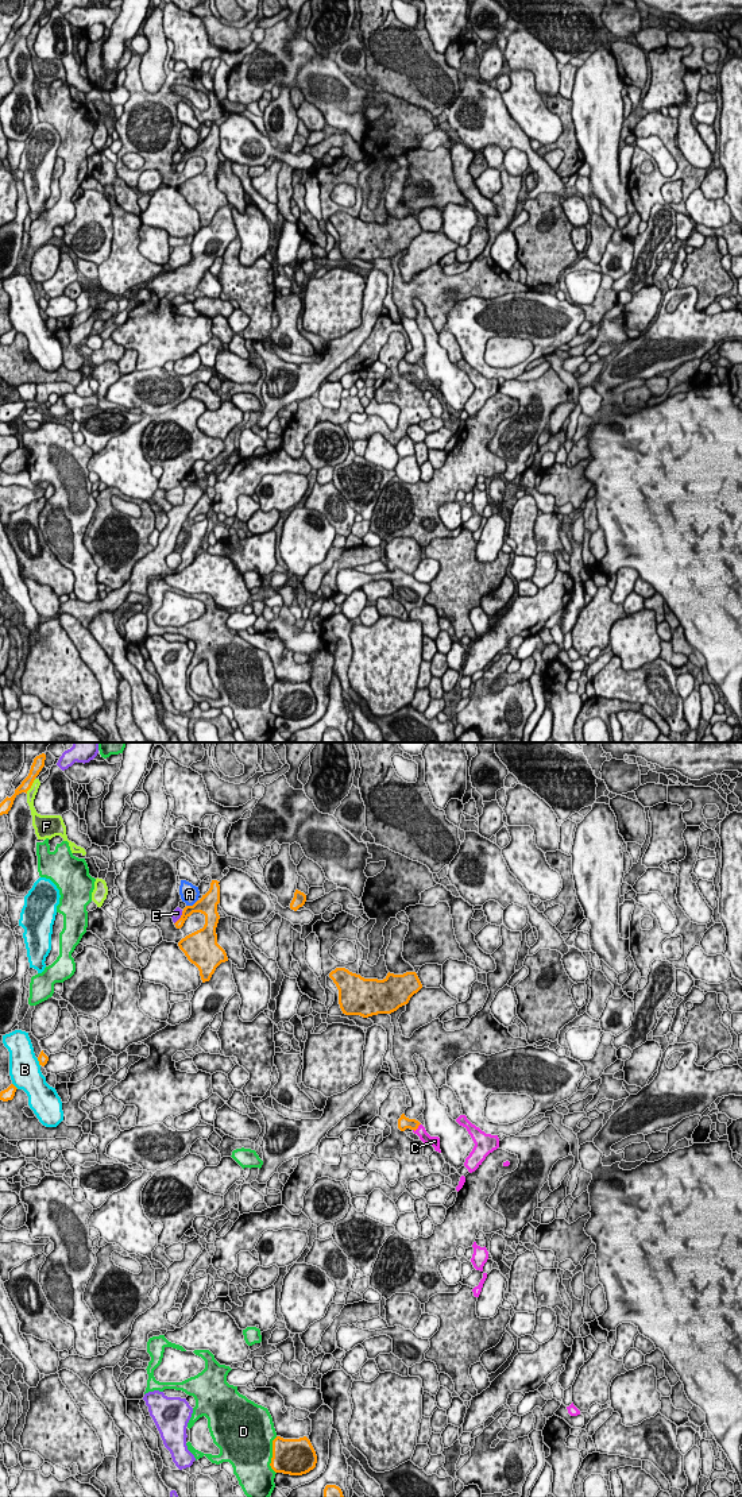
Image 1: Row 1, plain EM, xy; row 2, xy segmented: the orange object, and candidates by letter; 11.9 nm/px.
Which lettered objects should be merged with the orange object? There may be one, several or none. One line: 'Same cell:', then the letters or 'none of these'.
Same cell: C

